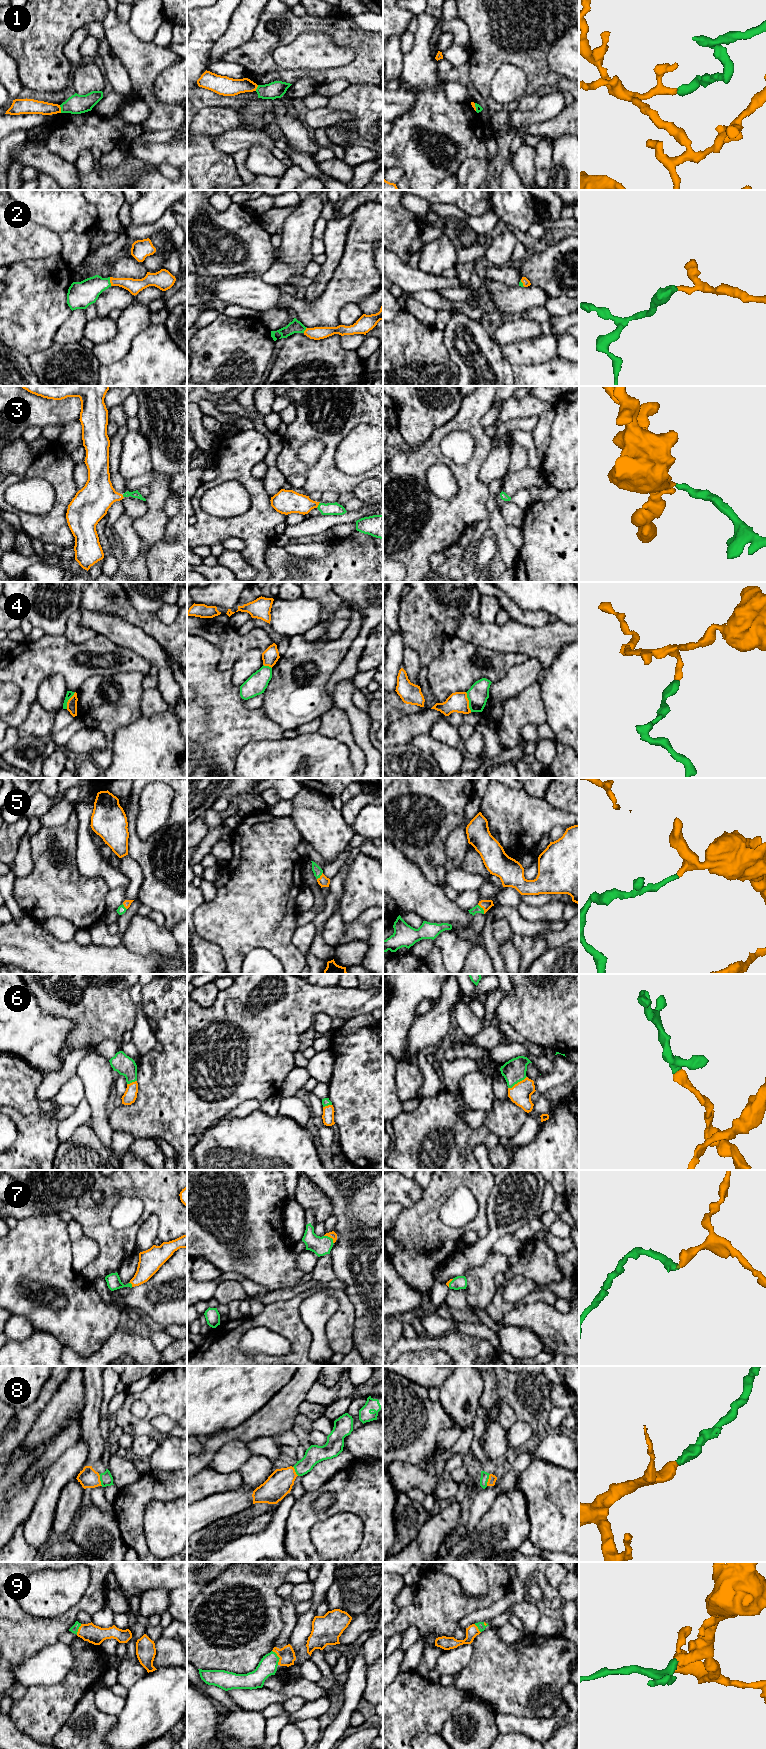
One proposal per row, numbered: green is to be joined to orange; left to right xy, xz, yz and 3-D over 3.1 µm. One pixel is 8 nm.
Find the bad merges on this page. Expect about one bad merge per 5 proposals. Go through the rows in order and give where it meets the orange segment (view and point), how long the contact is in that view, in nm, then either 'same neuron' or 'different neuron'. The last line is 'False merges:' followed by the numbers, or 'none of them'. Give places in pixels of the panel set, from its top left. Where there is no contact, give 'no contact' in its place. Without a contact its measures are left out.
1: meets orange in xy at (60, 109); contact 70 nm long; different neuron
2: meets orange in xy at (110, 281); contact 70 nm long; same neuron
3: meets orange in xz at (318, 504); contact 50 nm long; same neuron
4: meets orange in yz at (468, 702); contact 170 nm long; different neuron
5: meets orange in yz at (483, 909); contact 90 nm long; same neuron
6: meets orange in yz at (518, 1082); contact 180 nm long; same neuron
7: meets orange in xz at (330, 1237); contact 100 nm long; same neuron
8: meets orange in xy at (99, 1480); contact 100 nm long; same neuron
9: meets orange in xz at (278, 1656); contact 130 nm long; same neuron
False merges: 1, 4

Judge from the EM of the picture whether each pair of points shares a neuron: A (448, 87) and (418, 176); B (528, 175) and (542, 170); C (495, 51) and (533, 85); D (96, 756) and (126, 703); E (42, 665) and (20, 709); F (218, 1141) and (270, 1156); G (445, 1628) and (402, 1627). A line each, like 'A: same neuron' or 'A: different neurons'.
A: different neurons
B: different neurons
C: same neuron
D: same neuron
E: same neuron
F: same neuron
G: same neuron

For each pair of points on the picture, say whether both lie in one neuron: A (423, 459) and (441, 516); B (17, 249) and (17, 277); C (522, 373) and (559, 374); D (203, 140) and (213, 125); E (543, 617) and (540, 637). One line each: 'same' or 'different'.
A: same
B: different
C: same
D: same
E: different

